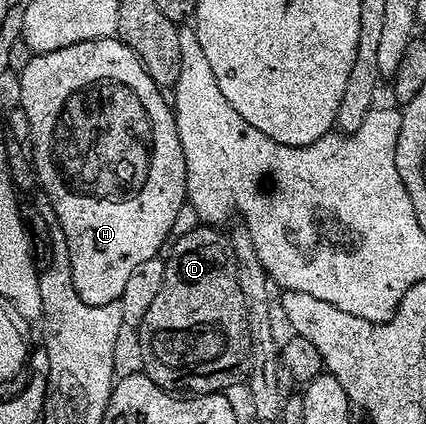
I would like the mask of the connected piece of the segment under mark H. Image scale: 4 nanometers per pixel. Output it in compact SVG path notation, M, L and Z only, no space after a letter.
M118 37L113 38L98 38L97 40L85 40L81 44L69 44L69 48L57 48L53 52L45 52L44 54L32 53L29 64L25 64L23 70L18 71L17 78L19 78L19 98L17 98L18 105L22 106L25 116L29 116L29 128L31 129L31 141L29 143L29 154L33 159L35 168L35 177L38 185L45 193L46 201L53 204L53 212L57 212L57 220L61 224L61 228L65 232L65 240L69 248L69 264L71 265L71 279L73 280L73 288L77 288L77 296L81 296L81 300L85 300L85 304L93 304L100 306L101 304L109 304L110 302L118 302L121 292L125 292L125 284L129 281L129 275L133 273L133 268L137 268L137 264L142 264L144 260L150 258L160 257L163 245L168 245L169 239L172 237L171 229L175 226L175 221L179 218L179 213L182 212L183 206L185 210L185 203L187 202L187 165L185 164L185 152L181 148L181 140L177 132L177 124L175 123L175 111L172 103L163 99L164 91L159 85L152 80L149 72L145 72L145 68L141 64L139 57L130 50L124 42L120 42Z

